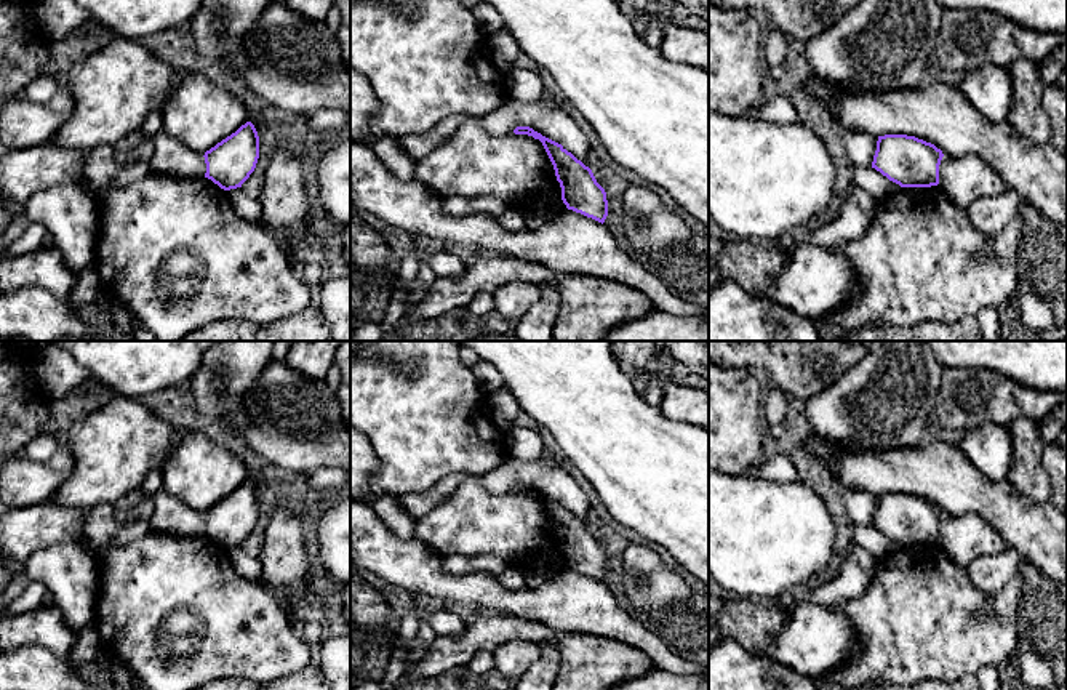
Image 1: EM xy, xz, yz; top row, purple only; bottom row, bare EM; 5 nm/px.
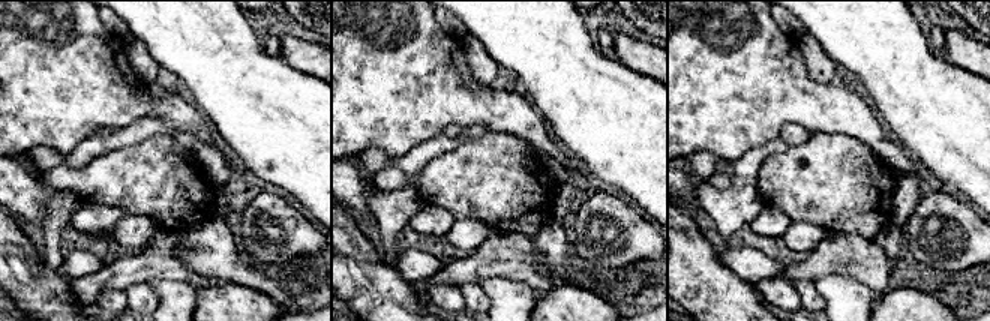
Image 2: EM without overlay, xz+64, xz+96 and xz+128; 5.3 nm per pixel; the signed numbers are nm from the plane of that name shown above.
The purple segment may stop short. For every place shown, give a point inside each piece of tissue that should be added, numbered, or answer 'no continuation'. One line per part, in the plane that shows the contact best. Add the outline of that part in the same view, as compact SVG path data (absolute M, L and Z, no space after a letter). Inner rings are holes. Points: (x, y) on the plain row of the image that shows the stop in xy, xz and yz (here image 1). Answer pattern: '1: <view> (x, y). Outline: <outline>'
no continuation

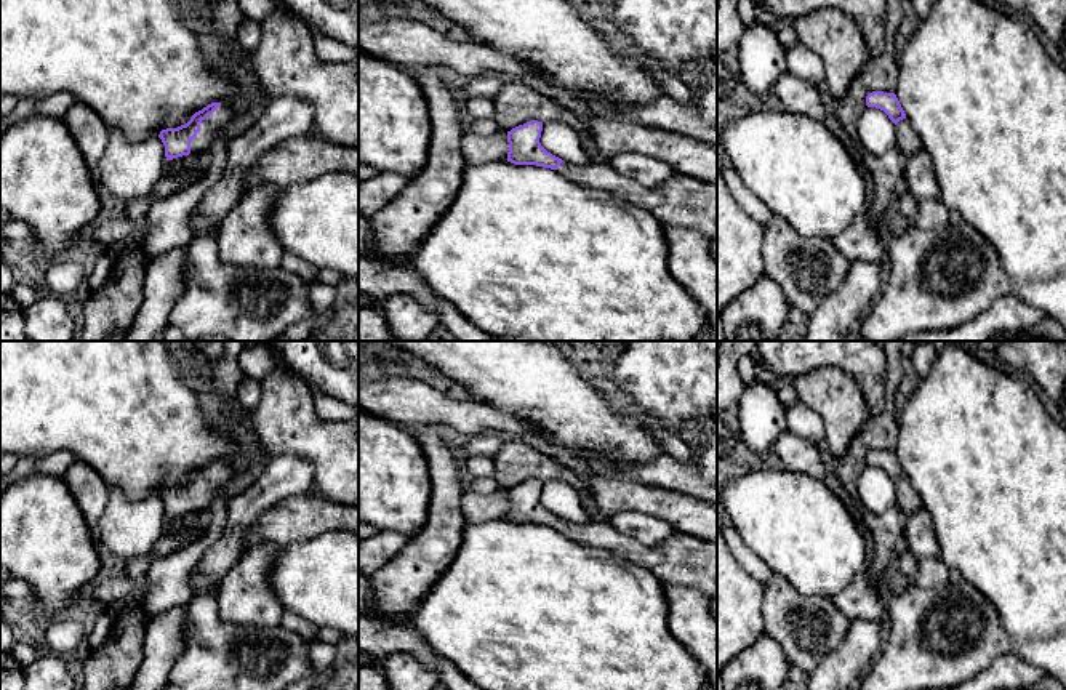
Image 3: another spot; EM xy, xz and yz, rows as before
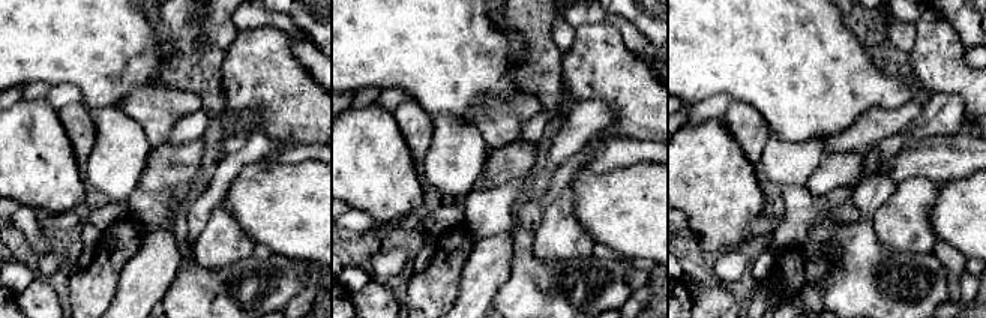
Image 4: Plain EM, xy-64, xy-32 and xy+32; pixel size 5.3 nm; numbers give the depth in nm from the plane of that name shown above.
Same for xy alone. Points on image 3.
1: xy (223, 477). Outline: M221 463L210 475L202 479L200 490L190 501L190 512L211 511L211 499L218 490L222 490L227 499L245 491L259 477L262 469L264 464L251 464L243 471L237 471Z

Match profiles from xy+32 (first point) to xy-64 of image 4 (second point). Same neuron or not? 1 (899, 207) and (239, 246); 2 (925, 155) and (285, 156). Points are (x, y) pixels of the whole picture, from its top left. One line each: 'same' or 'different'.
1: same
2: same

